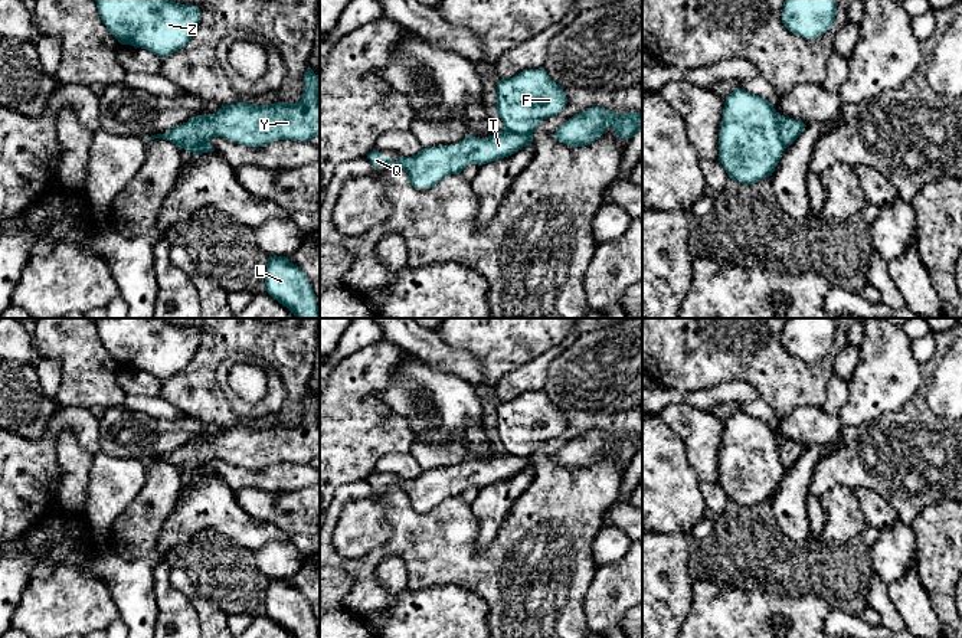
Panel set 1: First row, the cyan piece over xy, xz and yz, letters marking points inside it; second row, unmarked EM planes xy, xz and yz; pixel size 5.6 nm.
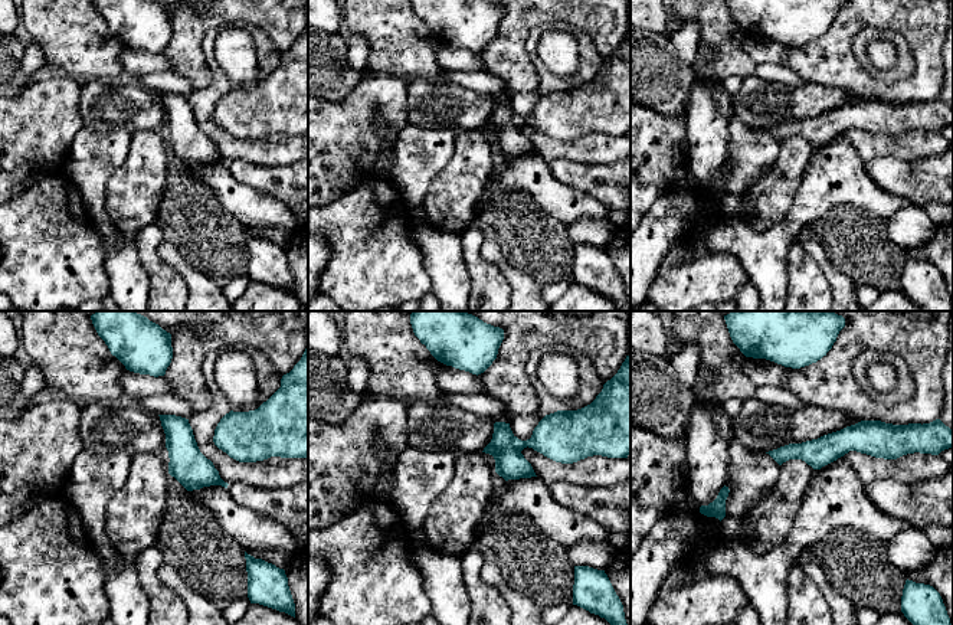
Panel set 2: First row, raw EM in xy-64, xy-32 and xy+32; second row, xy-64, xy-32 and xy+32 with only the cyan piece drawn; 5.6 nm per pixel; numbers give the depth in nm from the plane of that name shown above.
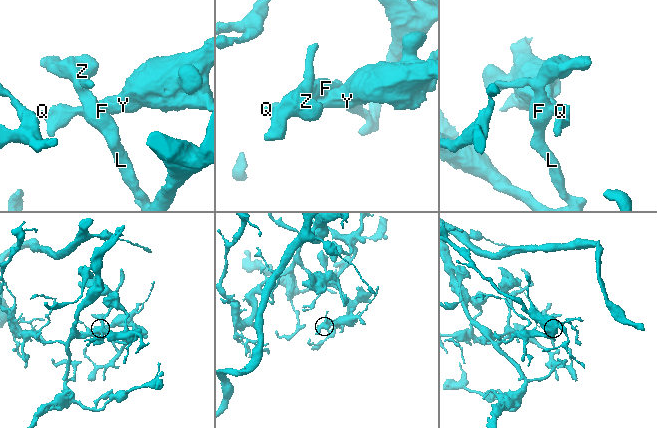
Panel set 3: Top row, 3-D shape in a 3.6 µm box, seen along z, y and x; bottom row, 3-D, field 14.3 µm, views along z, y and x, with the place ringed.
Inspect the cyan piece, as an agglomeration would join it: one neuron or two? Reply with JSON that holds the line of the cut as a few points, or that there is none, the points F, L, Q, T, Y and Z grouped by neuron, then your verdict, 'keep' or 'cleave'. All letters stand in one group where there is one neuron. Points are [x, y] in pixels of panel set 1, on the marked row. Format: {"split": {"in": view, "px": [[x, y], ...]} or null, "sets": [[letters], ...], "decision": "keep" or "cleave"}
{"split": {"in": "yz", "px": [[779, 115], [778, 133], [785, 147]]}, "sets": [["F", "L", "Z"], ["Q", "T", "Y"]], "decision": "cleave"}

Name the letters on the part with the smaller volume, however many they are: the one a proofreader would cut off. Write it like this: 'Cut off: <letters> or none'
Cut off: Q, T, Y

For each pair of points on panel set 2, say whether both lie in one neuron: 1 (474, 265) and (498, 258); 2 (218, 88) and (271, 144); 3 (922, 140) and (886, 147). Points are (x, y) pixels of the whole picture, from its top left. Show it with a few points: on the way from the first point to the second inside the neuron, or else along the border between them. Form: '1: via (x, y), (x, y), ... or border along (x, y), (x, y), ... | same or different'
1: border along (484, 239), (481, 255), (500, 271), (510, 287) | different
2: via (206, 113), (206, 123), (231, 147), (246, 147) | same
3: via (913, 146), (894, 147) | same

